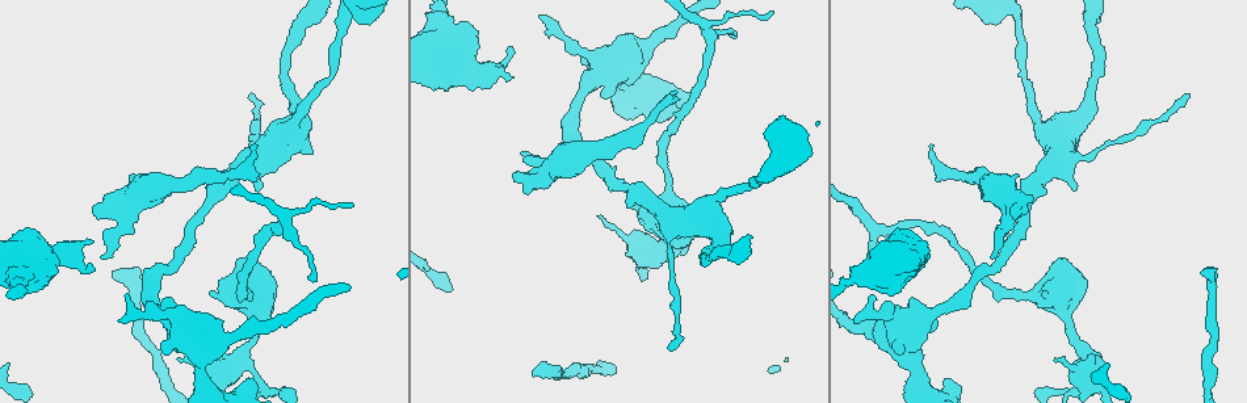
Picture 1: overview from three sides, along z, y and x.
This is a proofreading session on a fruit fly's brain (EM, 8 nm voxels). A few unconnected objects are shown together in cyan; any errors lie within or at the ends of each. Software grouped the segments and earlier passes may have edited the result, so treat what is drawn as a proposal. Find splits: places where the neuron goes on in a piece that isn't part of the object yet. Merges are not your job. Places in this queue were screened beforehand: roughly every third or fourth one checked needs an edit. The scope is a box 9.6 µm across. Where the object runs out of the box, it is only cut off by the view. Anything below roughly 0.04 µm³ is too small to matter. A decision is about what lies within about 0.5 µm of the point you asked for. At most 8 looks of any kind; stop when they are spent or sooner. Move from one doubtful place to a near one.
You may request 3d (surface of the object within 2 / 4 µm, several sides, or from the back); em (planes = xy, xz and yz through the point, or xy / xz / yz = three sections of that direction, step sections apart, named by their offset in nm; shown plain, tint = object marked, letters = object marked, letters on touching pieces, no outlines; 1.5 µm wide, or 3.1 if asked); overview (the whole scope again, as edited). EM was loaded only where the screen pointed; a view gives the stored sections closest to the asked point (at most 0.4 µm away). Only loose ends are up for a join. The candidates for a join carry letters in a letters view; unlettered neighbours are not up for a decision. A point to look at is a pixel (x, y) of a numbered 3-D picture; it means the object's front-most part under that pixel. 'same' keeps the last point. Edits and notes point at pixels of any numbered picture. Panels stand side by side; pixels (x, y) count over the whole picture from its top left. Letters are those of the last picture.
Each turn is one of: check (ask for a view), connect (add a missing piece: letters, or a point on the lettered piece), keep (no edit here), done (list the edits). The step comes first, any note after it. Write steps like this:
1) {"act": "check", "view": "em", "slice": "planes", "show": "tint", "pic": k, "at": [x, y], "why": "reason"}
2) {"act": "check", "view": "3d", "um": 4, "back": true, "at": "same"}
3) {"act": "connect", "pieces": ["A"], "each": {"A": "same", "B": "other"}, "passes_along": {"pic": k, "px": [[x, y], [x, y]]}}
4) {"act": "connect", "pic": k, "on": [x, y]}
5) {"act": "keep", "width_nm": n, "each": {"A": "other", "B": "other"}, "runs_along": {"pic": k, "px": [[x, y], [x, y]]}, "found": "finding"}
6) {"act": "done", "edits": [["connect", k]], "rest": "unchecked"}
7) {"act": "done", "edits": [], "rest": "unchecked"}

{"act": "check", "view": "em", "slice": "planes", "show": "plain", "pic": 1, "at": [103, 258], "why": "free end"}

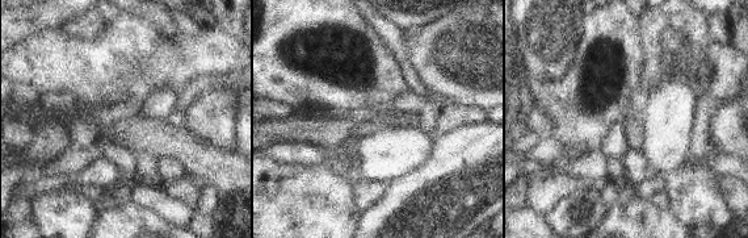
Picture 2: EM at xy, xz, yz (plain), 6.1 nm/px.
{"act": "check", "view": "em", "slice": "planes", "show": "letters", "at": "same"}

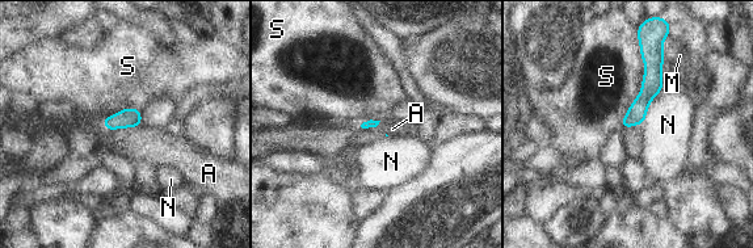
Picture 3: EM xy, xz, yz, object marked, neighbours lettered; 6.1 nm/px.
{"act": "keep", "each": {"A": "other", "M": "other", "N": "other", "S": "other"}, "border": {"pic": 3, "px": [[638, 37], [642, 89], [621, 126]]}, "found": "no lettered piece goes on from it"}

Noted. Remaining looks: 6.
{"act": "check", "view": "em", "slice": "yz", "step": 8, "show": "letters", "pic": 1, "at": [870, 294]}

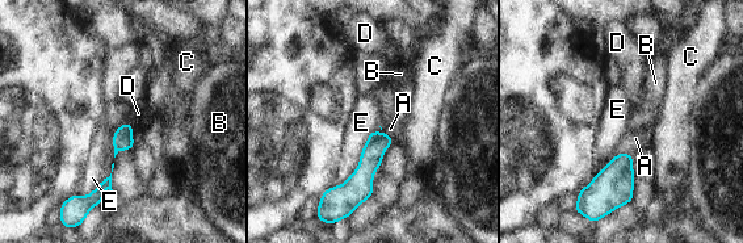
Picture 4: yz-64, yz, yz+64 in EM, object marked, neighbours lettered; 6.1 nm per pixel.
{"act": "check", "view": "em", "slice": "planes", "show": "letters", "at": "same"}

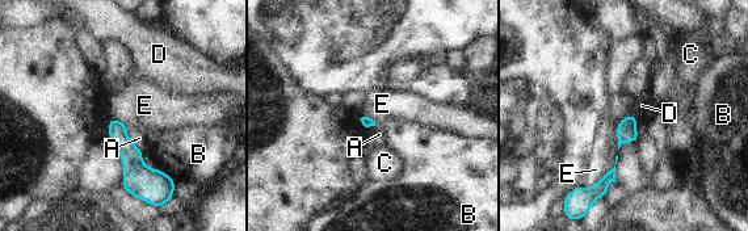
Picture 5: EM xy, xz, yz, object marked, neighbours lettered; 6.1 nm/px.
{"act": "keep", "each": {"A": "other", "B": "other", "C": "other", "D": "other", "E": "other"}, "border": {"pic": 5, "px": [[605, 171], [589, 188], [578, 187]]}, "found": "no lettered piece goes on from it"}

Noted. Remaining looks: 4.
{"act": "check", "view": "em", "slice": "planes", "show": "letters", "pic": 1, "at": [125, 273], "why": "end of a long branch"}

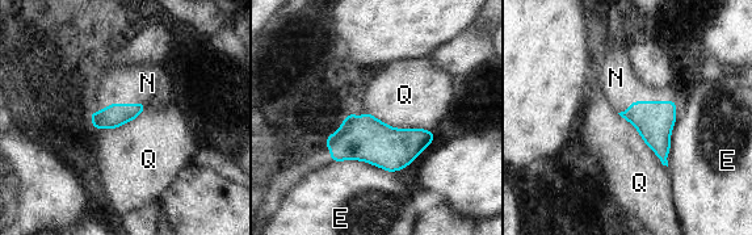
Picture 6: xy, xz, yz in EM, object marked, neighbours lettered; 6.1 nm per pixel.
{"act": "connect", "pieces": ["N"], "longest_contact_nm": ["Q", 440], "each": {"E": "other", "N": "same", "Q": "other"}, "passes_along": {"pic": 6, "px": [[113, 116], [143, 103], [147, 83]]}, "found": "the neuron continues"}

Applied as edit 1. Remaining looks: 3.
{"act": "done", "edits": [["connect", 6]], "rest": "unchecked"}

